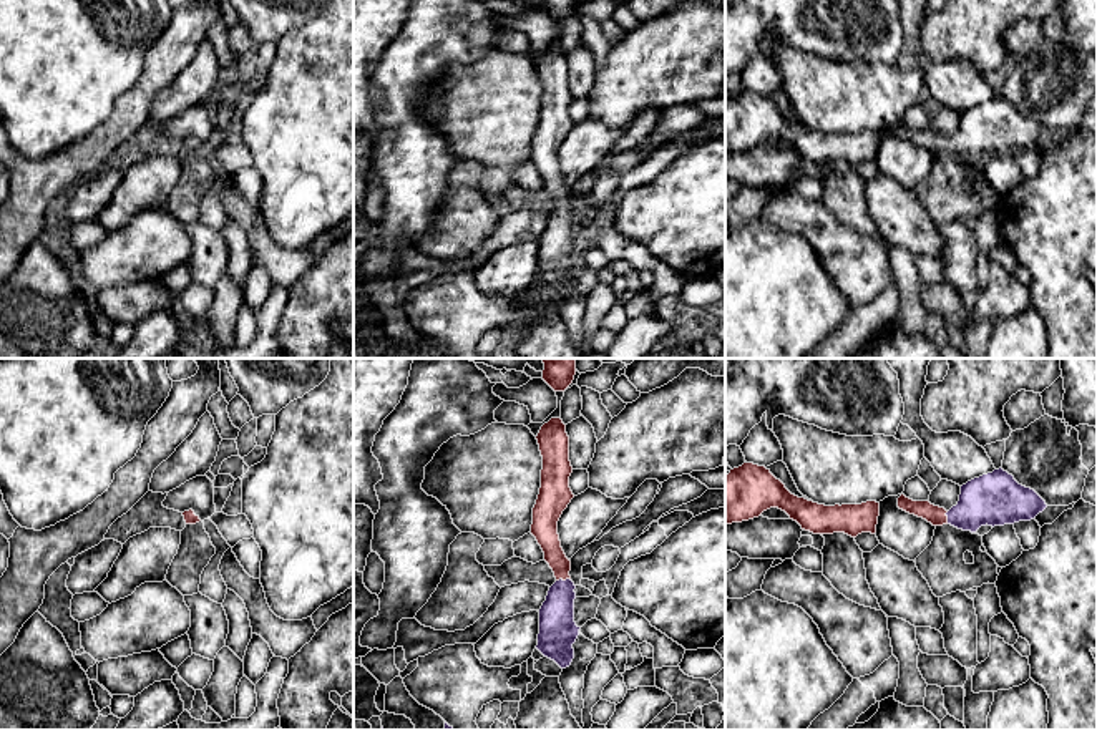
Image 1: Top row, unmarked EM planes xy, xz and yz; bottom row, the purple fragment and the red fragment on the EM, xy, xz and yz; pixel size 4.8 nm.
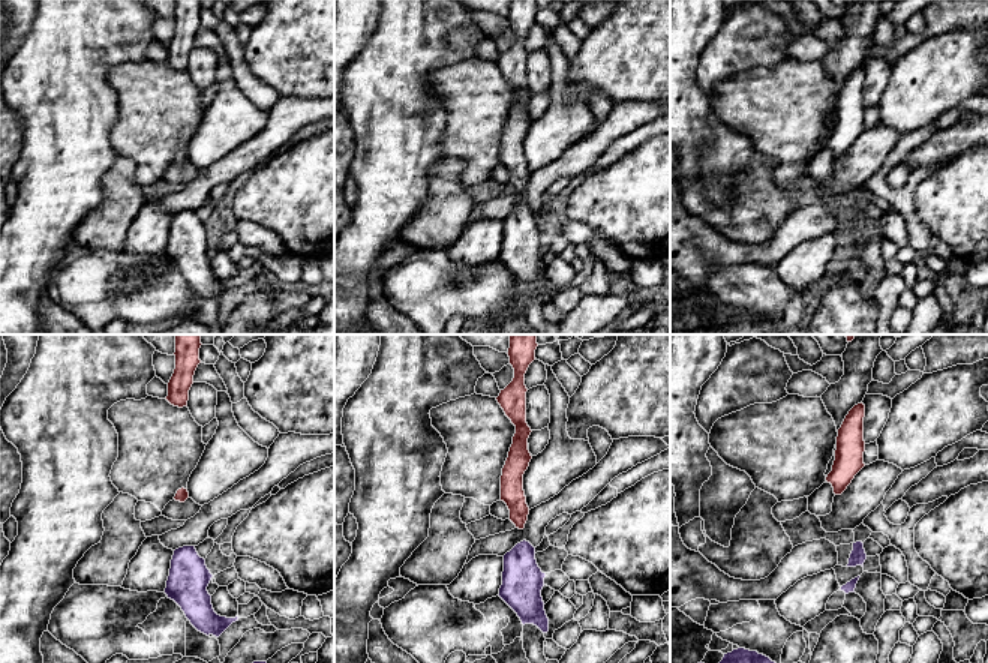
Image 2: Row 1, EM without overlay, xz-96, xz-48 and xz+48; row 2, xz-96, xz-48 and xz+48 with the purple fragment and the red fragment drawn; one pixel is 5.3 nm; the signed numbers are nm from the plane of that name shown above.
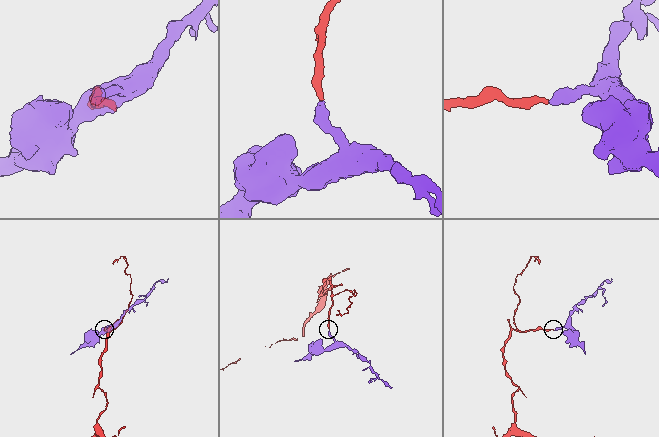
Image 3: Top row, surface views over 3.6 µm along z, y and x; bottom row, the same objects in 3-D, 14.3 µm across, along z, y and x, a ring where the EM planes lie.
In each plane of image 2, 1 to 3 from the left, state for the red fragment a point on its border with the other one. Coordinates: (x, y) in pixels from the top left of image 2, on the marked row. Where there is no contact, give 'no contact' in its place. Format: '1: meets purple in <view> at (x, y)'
1: no contact
2: no contact
3: no contact

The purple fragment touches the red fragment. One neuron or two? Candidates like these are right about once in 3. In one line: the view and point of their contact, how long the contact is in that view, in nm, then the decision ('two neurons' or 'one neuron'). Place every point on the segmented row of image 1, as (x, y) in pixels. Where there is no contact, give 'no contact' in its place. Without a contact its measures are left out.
meets purple in xz at (561, 579); contact 70 nm long; one neuron

